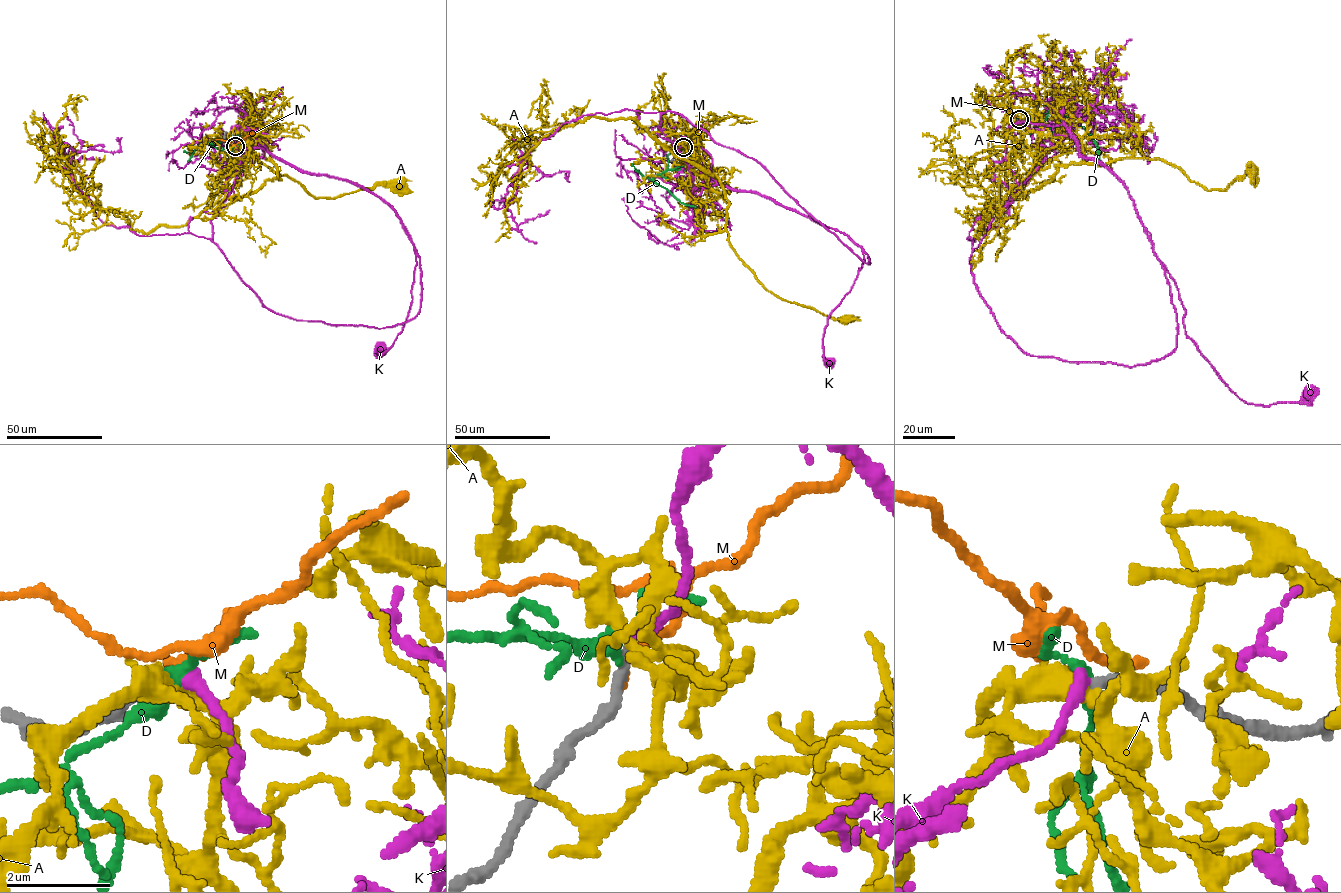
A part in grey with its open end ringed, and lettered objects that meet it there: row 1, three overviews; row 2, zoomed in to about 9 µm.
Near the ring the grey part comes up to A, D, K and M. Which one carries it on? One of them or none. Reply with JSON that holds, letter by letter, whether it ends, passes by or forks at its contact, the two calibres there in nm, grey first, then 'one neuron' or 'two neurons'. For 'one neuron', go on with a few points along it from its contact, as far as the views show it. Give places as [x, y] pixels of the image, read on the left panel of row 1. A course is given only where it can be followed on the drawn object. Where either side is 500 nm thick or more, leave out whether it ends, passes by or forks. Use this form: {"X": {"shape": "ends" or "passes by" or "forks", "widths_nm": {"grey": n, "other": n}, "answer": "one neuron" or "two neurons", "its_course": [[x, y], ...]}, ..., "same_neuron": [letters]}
{"A": {"shape": "forks", "widths_nm": {"grey": 200, "other": 240}, "answer": "two neurons"}, "D": {"shape": "passes by", "widths_nm": {"grey": 200, "other": 320}, "answer": "two neurons"}, "K": {"shape": "ends", "widths_nm": {"grey": 190, "other": 240}, "answer": "one neuron", "its_course": [[235, 146], [347, 180], [380, 197], [400, 218], [415, 253], [412, 300], [402, 330], [377, 357], [382, 345]]}, "M": {"shape": "ends", "widths_nm": {"grey": 260, "other": 200}, "answer": "two neurons"}, "same_neuron": ["K"]}

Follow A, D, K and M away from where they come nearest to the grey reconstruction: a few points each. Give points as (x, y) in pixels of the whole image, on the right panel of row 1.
A: (1019, 119), (1036, 133), (1074, 135), (1093, 165), (1123, 158), (1163, 159), (1207, 189), (1225, 189), (1253, 172)
D: (1019, 119), (1019, 124), (1034, 115), (1049, 113), (1070, 118), (1095, 141), (1100, 161)
K: (1019, 119), (1008, 128), (1064, 125), (1127, 188), (1178, 290), (1186, 335), (1241, 399), (1298, 402), (1311, 389)
M: (1021, 118), (1010, 110), (995, 105), (989, 94)

